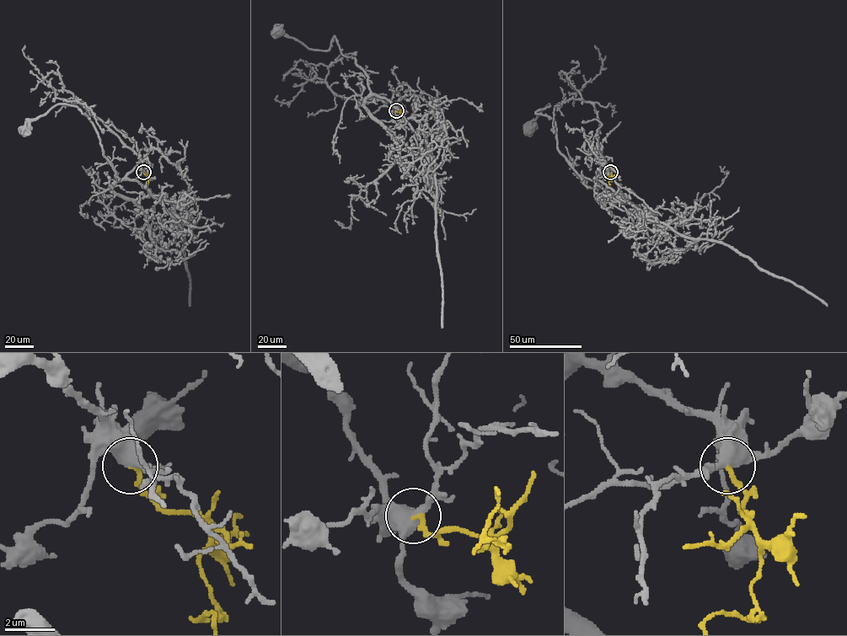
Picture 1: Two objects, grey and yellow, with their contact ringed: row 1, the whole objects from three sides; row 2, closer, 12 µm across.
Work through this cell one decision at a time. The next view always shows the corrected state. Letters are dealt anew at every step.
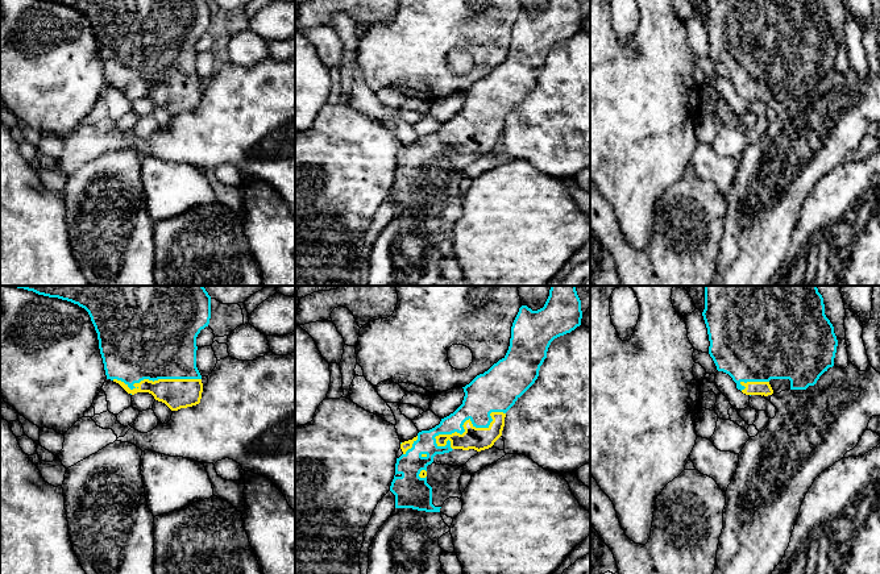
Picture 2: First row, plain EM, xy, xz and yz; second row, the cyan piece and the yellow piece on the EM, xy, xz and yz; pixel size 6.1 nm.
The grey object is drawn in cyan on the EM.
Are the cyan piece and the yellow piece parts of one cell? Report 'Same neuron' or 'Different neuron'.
Same neuron

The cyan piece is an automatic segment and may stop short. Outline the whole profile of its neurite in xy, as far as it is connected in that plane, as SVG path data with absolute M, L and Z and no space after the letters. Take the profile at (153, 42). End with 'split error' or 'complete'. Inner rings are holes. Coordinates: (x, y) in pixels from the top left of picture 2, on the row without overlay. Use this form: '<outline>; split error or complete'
M43 0L71 7L84 13L95 32L99 45L99 54L104 68L107 84L119 88L128 99L149 97L155 105L165 108L171 116L192 112L200 108L203 88L202 80L196 72L196 42L202 34L208 32L211 24L209 0Z; split error

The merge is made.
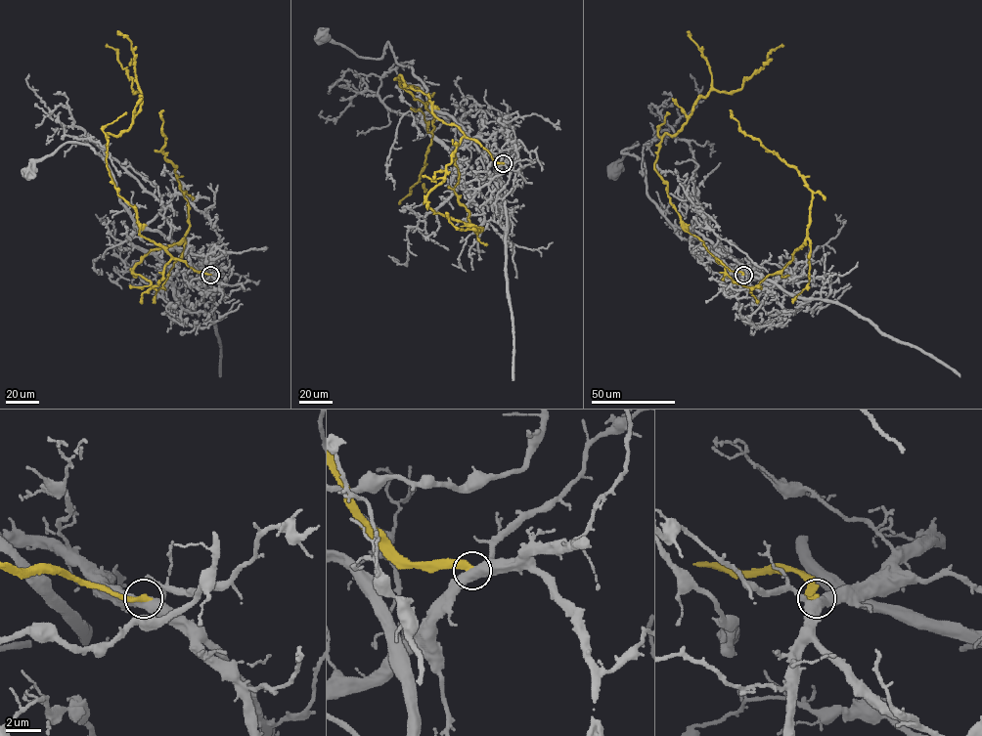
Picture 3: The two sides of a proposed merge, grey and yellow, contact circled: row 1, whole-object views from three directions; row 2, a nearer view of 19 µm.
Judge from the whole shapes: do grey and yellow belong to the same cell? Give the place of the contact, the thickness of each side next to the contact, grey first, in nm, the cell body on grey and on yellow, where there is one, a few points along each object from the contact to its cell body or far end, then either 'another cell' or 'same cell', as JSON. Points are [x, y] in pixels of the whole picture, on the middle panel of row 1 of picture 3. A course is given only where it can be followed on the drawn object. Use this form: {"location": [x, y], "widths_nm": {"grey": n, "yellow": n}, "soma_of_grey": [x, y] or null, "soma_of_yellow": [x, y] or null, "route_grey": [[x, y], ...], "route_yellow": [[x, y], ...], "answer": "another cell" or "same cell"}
{"location": [503, 163], "widths_nm": {"grey": 550, "yellow": 360}, "soma_of_grey": [323, 35], "soma_of_yellow": null, "route_grey": [[503, 163], [486, 176], [464, 170], [424, 123], [426, 89], [387, 42], [379, 59], [360, 58], [324, 35]], "route_yellow": [[503, 163], [438, 118], [428, 96], [399, 75], [434, 128], [419, 181], [399, 204]], "answer": "another cell"}

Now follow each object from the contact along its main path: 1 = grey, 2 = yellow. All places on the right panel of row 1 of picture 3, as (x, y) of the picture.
1: (742, 275), (756, 270), (676, 227), (659, 210), (647, 192), (645, 162), (622, 151), (637, 142), (614, 171)
2: (742, 275), (682, 226), (655, 161), (661, 137), (679, 131), (697, 100), (739, 90), (783, 46)

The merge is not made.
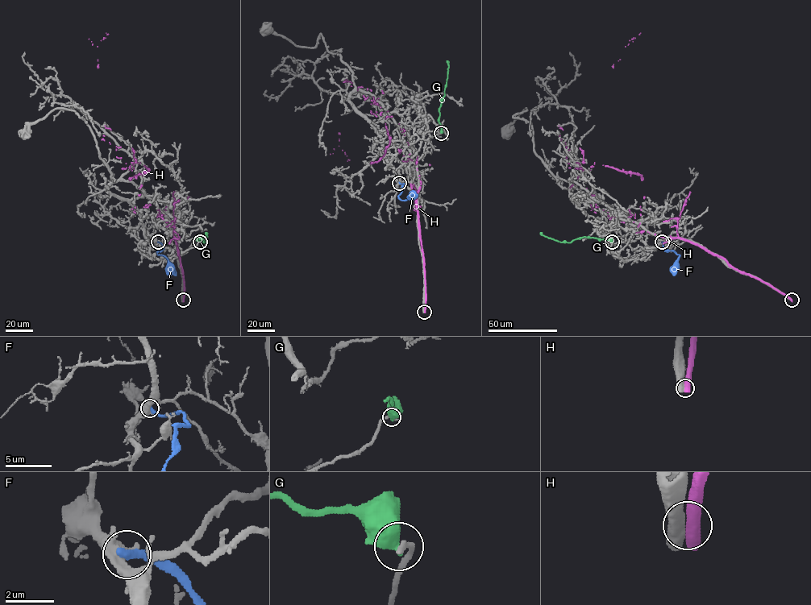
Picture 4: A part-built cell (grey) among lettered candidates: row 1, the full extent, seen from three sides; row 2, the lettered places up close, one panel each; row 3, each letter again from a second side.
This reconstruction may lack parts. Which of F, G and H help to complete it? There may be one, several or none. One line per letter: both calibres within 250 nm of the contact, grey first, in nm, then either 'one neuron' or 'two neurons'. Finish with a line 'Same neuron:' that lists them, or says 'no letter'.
F: 440 nm thick on the grey side, 400 nm on the other; two neurons
G: 280 nm thick on the grey side, 650 nm on the other; two neurons
H: 750 nm thick on the grey side, 750 nm on the other; two neurons
Same neuron: no letter

